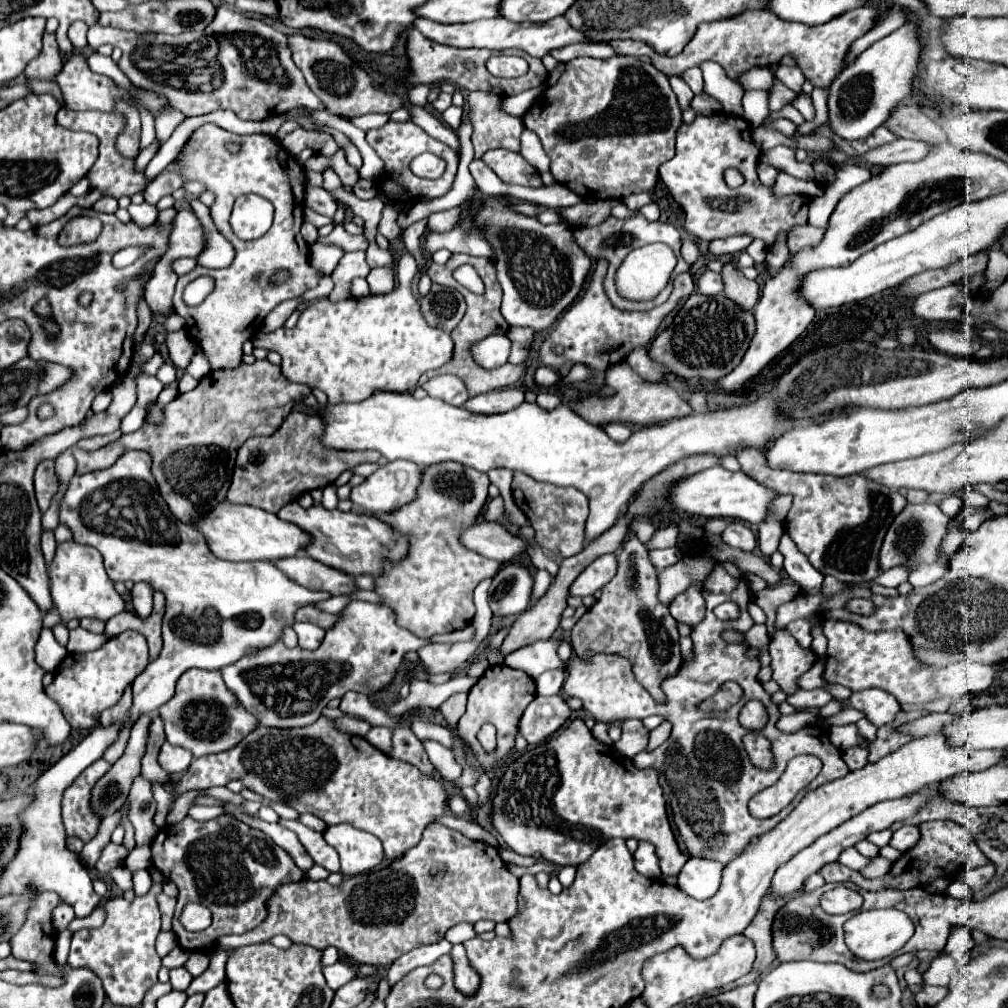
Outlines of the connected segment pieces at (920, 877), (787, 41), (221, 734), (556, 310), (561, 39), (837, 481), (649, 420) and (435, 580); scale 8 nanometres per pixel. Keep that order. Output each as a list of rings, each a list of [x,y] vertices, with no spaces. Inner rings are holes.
[[[930,821],[930,823],[922,823],[920,825],[920,841],[916,847],[912,847],[910,851],[904,853],[904,857],[898,859],[898,863],[892,865],[890,873],[880,877],[880,879],[866,879],[862,877],[860,871],[848,869],[844,865],[840,865],[838,861],[824,865],[818,873],[824,877],[826,883],[854,883],[862,889],[888,889],[888,887],[896,887],[896,889],[912,889],[912,887],[922,887],[930,881],[934,881],[936,877],[954,877],[964,869],[970,867],[982,867],[988,863],[988,859],[984,857],[984,853],[978,849],[978,845],[974,843],[974,839],[970,837],[970,833],[966,829],[962,829],[962,825],[952,823],[952,821]]]
[[[858,7],[840,17],[834,17],[828,23],[804,25],[804,23],[790,23],[778,19],[772,11],[762,9],[762,11],[742,13],[726,21],[702,25],[702,29],[698,29],[698,37],[694,37],[694,41],[690,41],[690,45],[686,45],[686,49],[676,57],[662,57],[654,53],[652,47],[648,47],[646,43],[632,41],[632,39],[610,41],[610,47],[616,51],[616,55],[632,55],[632,57],[646,55],[652,61],[652,65],[666,75],[682,75],[686,69],[698,67],[704,61],[716,61],[724,67],[728,77],[734,81],[738,81],[738,77],[750,71],[752,67],[778,65],[786,55],[790,55],[814,87],[828,89],[832,81],[838,77],[838,73],[844,69],[844,59],[852,41],[868,33],[876,25],[878,15],[880,9],[876,7]]]
[[[188,669],[178,679],[174,697],[158,709],[158,715],[164,721],[168,743],[192,751],[194,757],[228,751],[236,747],[258,725],[258,721],[254,721],[254,715],[242,709],[240,701],[224,685],[222,673],[202,669]]]
[[[486,196],[483,205],[472,219],[472,225],[478,227],[484,239],[492,245],[494,267],[498,281],[502,285],[502,315],[508,325],[530,327],[534,331],[548,329],[558,315],[578,297],[582,283],[590,271],[590,257],[580,249],[574,239],[574,227],[570,223],[544,225],[534,217],[524,217],[510,209],[515,203],[509,197]]]
[[[564,15],[554,17],[546,23],[532,23],[532,21],[514,23],[514,21],[508,21],[504,17],[496,17],[496,19],[482,19],[482,21],[472,21],[472,23],[444,25],[444,23],[436,23],[436,21],[430,21],[430,19],[418,19],[418,21],[414,21],[414,27],[418,31],[422,31],[426,37],[430,37],[432,41],[438,41],[442,45],[450,45],[450,47],[484,47],[484,49],[492,49],[492,51],[522,49],[522,51],[530,53],[532,57],[544,57],[554,49],[562,49],[562,47],[572,45],[572,43],[590,41],[588,35],[584,35],[580,29],[574,29]]]
[[[742,449],[742,453],[738,453],[736,459],[742,465],[742,471],[750,473],[750,477],[756,477],[756,481],[770,485],[770,489],[778,489],[780,495],[786,493],[794,495],[794,503],[788,511],[784,527],[790,539],[796,543],[798,551],[806,555],[806,559],[812,563],[814,569],[818,569],[822,575],[832,575],[846,585],[864,583],[878,575],[878,549],[882,545],[882,537],[890,527],[890,521],[894,521],[894,517],[906,507],[906,499],[898,491],[888,489],[886,485],[878,485],[866,475],[834,477],[820,473],[796,473],[788,469],[772,469],[766,465],[766,457],[758,449]]]
[[[622,361],[613,365],[606,372],[606,384],[612,387],[616,395],[612,397],[588,397],[576,403],[576,413],[580,413],[586,421],[596,425],[606,425],[612,421],[634,423],[634,425],[652,425],[658,421],[668,421],[670,417],[682,417],[692,413],[692,407],[680,399],[680,395],[666,383],[652,383],[642,379],[638,373]]]
[[[442,463],[424,471],[422,489],[412,505],[382,517],[388,525],[410,537],[410,553],[402,563],[386,563],[382,577],[376,577],[376,593],[396,611],[398,625],[418,637],[432,637],[466,627],[476,609],[472,603],[474,587],[498,573],[500,563],[466,549],[460,543],[464,527],[474,525],[488,497],[488,475],[474,469],[464,471],[462,465]]]

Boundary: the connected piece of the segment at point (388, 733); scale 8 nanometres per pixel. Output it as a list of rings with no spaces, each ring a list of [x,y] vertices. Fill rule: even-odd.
[[[372,727],[370,733],[366,735],[366,739],[384,753],[392,751],[392,729],[388,729],[388,727]]]

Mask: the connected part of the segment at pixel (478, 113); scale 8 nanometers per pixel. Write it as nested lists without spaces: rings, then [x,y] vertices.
[[[472,91],[468,93],[470,123],[472,123],[472,143],[476,159],[480,159],[490,149],[520,149],[520,135],[524,131],[522,119],[508,115],[502,109],[502,97],[492,91]]]

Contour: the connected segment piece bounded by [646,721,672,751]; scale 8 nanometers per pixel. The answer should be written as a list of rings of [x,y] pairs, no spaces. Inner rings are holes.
[[[662,721],[656,729],[652,729],[648,745],[646,745],[646,751],[654,751],[656,747],[660,747],[670,737],[670,729],[672,729],[672,725],[668,721]]]

